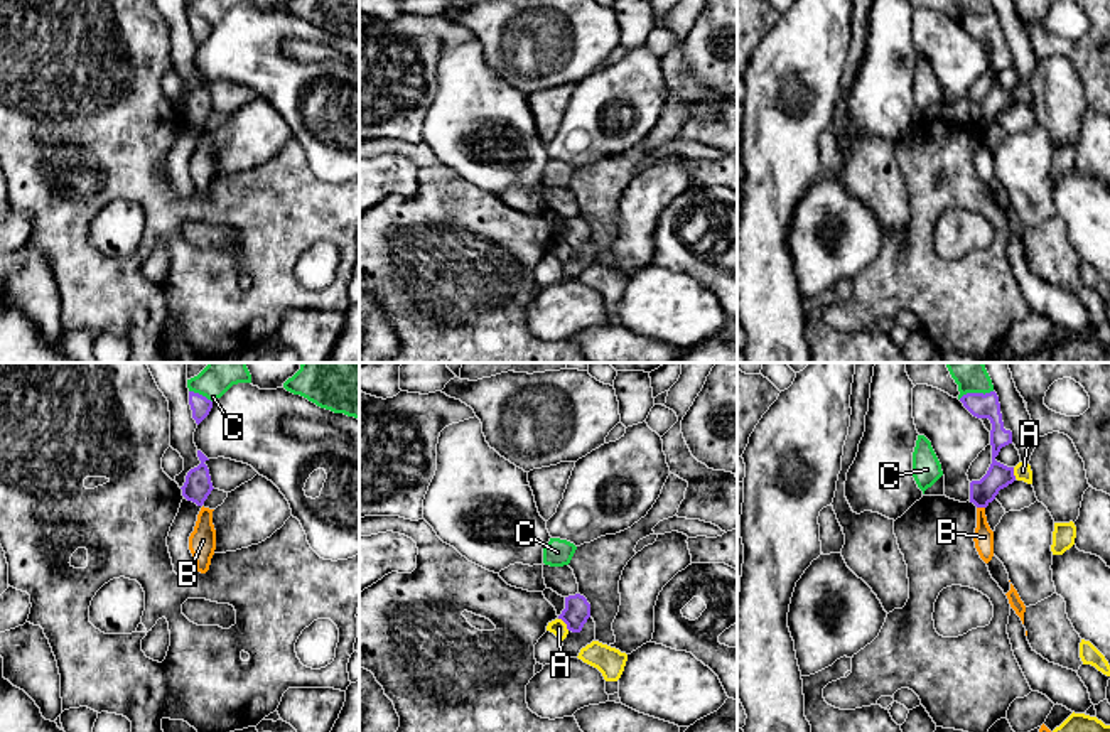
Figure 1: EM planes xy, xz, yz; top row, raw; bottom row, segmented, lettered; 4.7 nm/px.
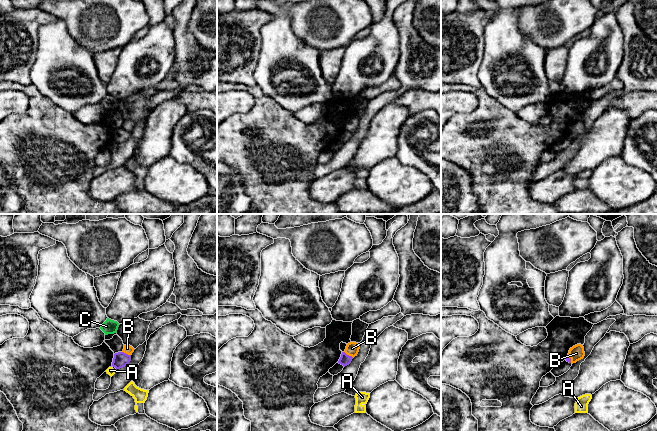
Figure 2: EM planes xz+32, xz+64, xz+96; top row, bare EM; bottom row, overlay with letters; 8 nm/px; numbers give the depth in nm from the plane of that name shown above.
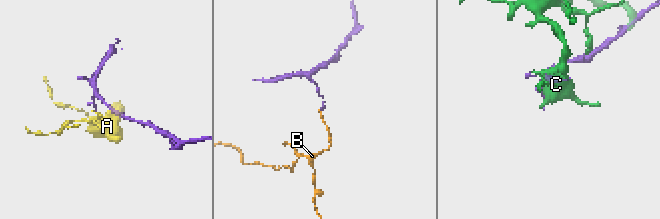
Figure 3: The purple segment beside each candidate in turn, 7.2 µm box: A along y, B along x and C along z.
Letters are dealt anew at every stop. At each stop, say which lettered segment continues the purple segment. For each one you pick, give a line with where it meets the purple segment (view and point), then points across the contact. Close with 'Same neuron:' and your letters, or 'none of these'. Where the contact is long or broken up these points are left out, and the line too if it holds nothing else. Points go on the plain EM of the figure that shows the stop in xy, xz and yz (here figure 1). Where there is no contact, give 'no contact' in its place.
Same neuron: none of these

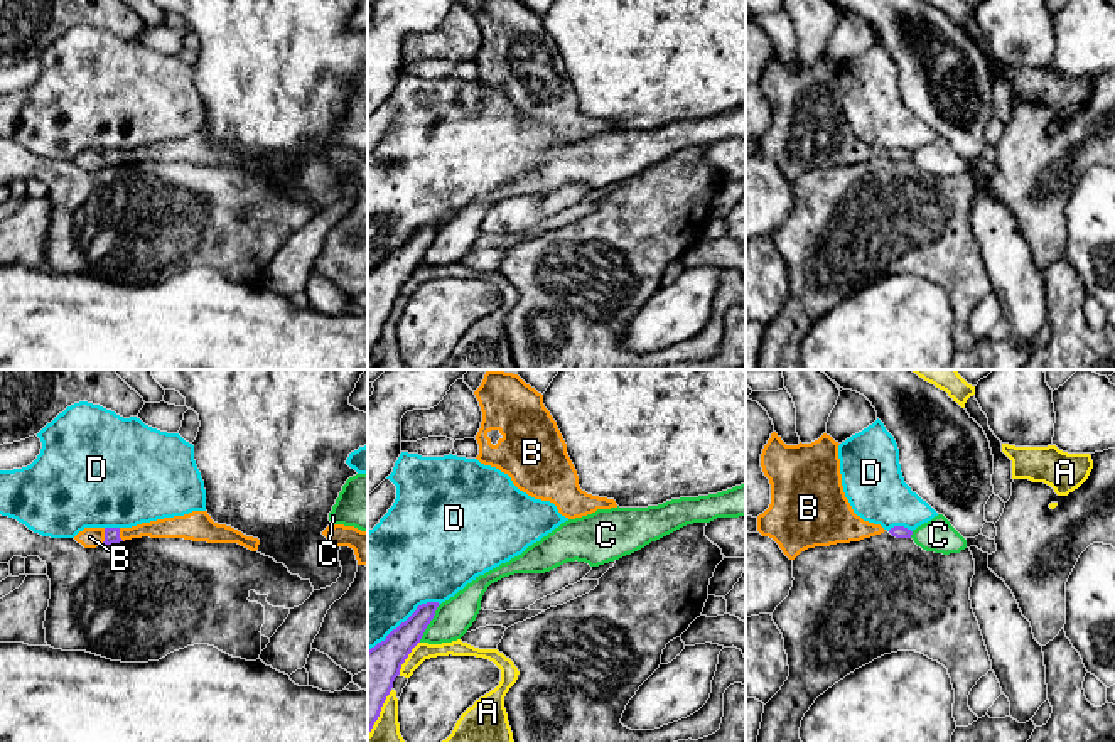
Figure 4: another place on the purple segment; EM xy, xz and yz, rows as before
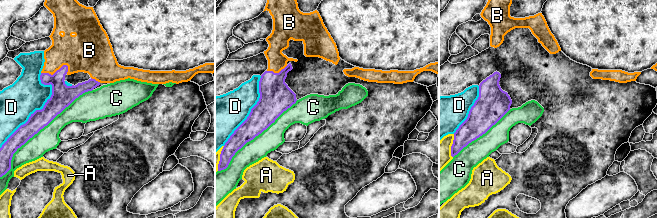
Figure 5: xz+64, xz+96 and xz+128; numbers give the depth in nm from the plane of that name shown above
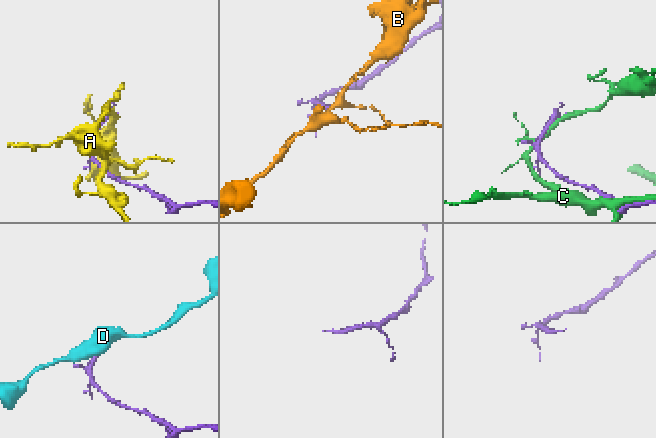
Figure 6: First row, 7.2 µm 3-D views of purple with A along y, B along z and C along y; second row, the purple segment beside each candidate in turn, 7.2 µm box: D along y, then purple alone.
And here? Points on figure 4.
B: contact xy (105, 159)
Same neuron: B

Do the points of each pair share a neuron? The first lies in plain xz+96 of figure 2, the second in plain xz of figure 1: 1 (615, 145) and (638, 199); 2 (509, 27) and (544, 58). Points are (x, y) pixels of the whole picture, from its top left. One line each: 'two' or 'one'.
1: one
2: two

